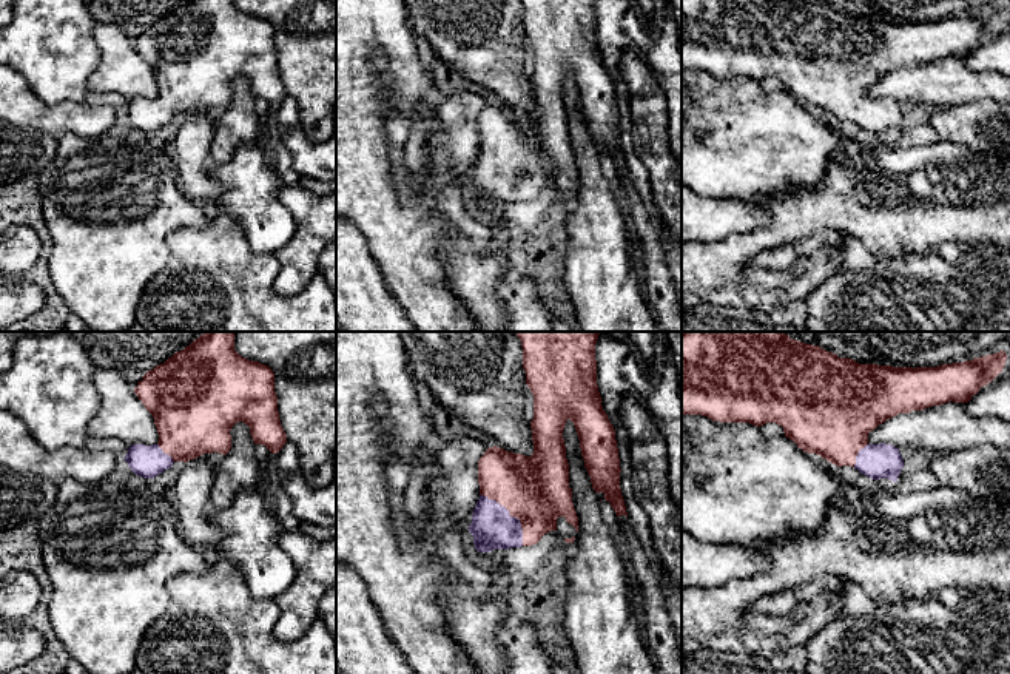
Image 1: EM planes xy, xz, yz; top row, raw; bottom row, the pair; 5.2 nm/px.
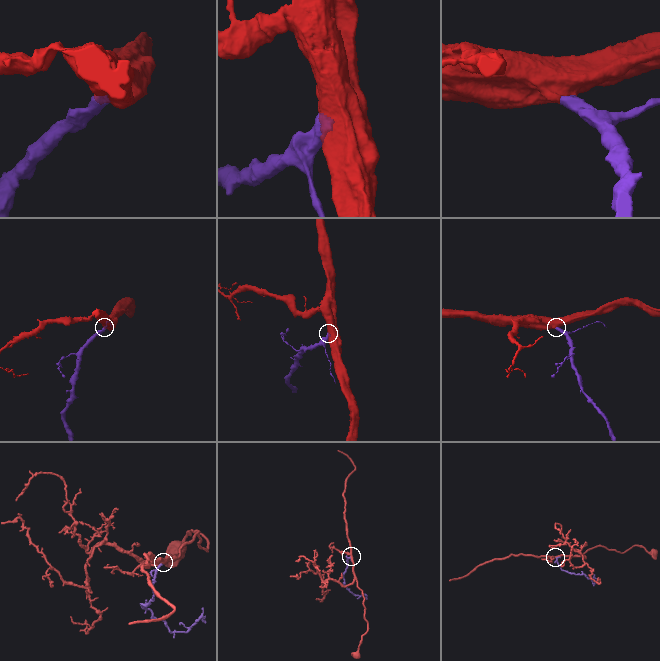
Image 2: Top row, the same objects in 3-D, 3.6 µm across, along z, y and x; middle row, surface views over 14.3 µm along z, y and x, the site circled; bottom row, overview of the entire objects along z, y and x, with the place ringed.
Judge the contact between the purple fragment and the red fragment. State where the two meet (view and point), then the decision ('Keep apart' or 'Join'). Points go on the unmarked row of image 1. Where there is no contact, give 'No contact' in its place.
Touches purple at xz (512, 171). Join

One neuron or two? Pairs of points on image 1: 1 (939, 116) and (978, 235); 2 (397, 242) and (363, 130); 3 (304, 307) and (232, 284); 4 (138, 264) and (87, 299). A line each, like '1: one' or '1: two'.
1: two
2: one
3: one
4: one

